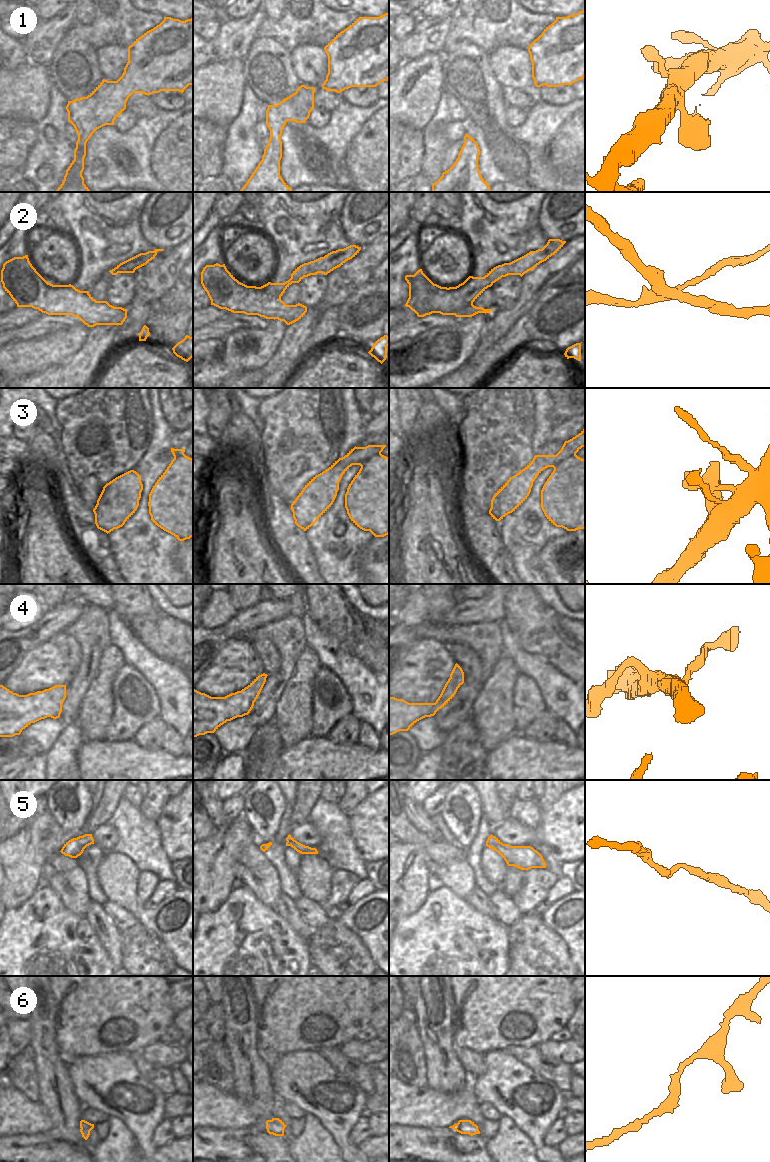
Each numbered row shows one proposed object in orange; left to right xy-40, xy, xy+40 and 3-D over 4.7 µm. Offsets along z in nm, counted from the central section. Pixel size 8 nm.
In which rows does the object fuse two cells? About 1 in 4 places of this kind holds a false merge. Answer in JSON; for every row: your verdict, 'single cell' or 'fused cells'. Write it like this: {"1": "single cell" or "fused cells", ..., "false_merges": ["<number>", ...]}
{"1": "single cell", "2": "fused cells", "3": "single cell", "4": "single cell", "5": "single cell", "6": "single cell", "false_merges": ["2"]}

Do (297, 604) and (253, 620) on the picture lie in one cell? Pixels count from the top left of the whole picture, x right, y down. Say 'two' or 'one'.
one

